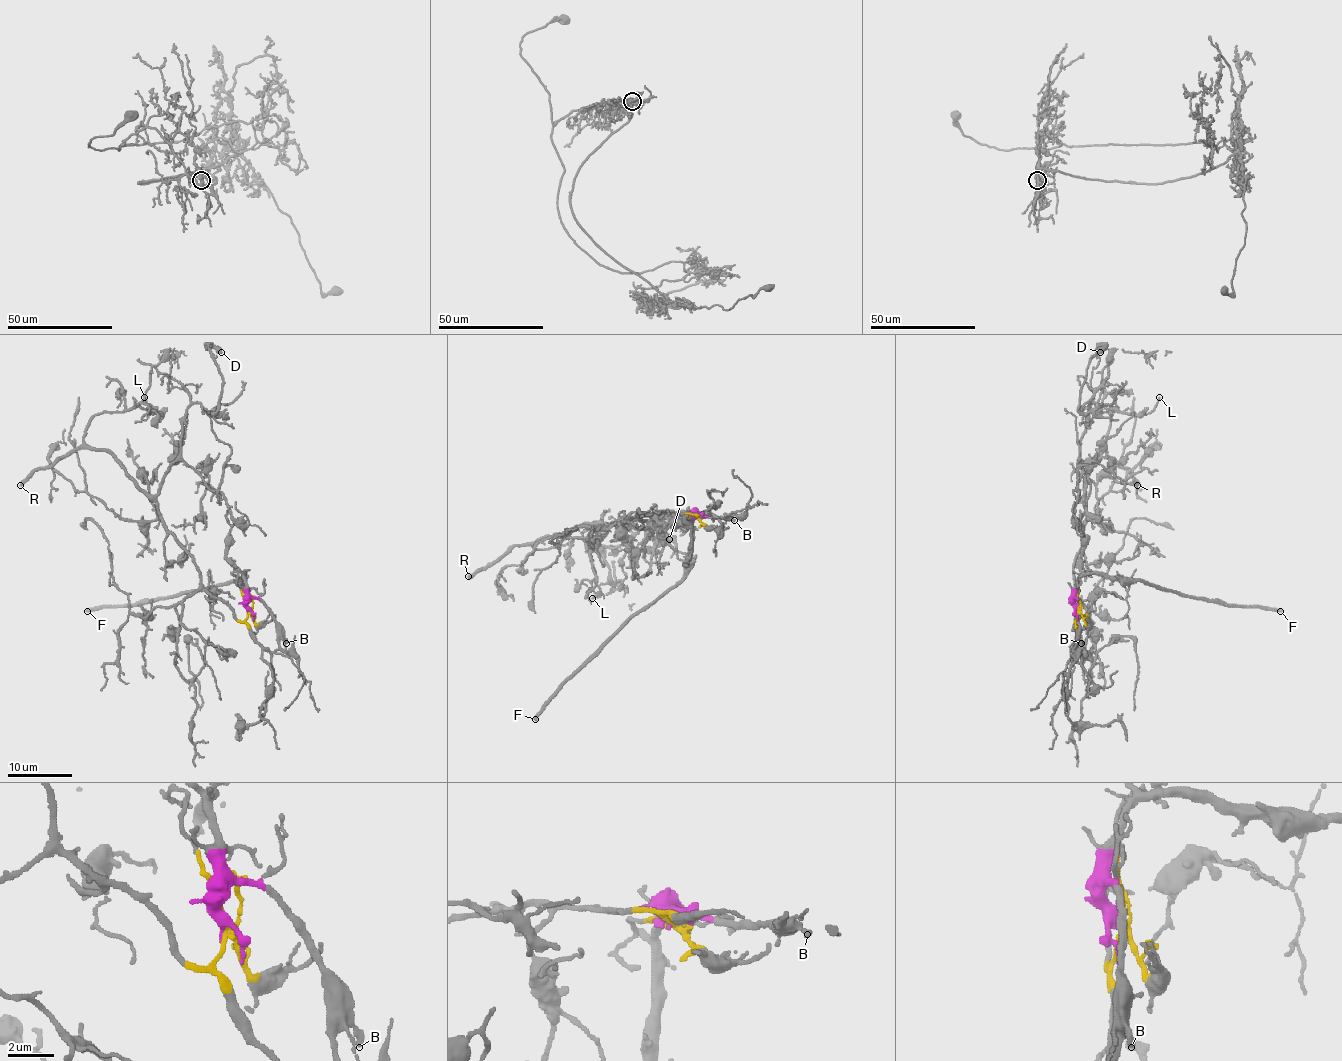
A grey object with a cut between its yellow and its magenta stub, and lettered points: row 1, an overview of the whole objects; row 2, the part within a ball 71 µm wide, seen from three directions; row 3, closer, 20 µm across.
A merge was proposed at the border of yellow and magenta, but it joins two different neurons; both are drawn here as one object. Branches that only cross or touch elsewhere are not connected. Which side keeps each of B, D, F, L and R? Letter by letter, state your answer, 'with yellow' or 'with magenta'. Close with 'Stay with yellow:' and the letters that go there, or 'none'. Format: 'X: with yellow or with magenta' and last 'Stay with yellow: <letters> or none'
B: with magenta
D: with yellow
F: with magenta
L: with yellow
R: with yellow
Stay with yellow: D, L, R

